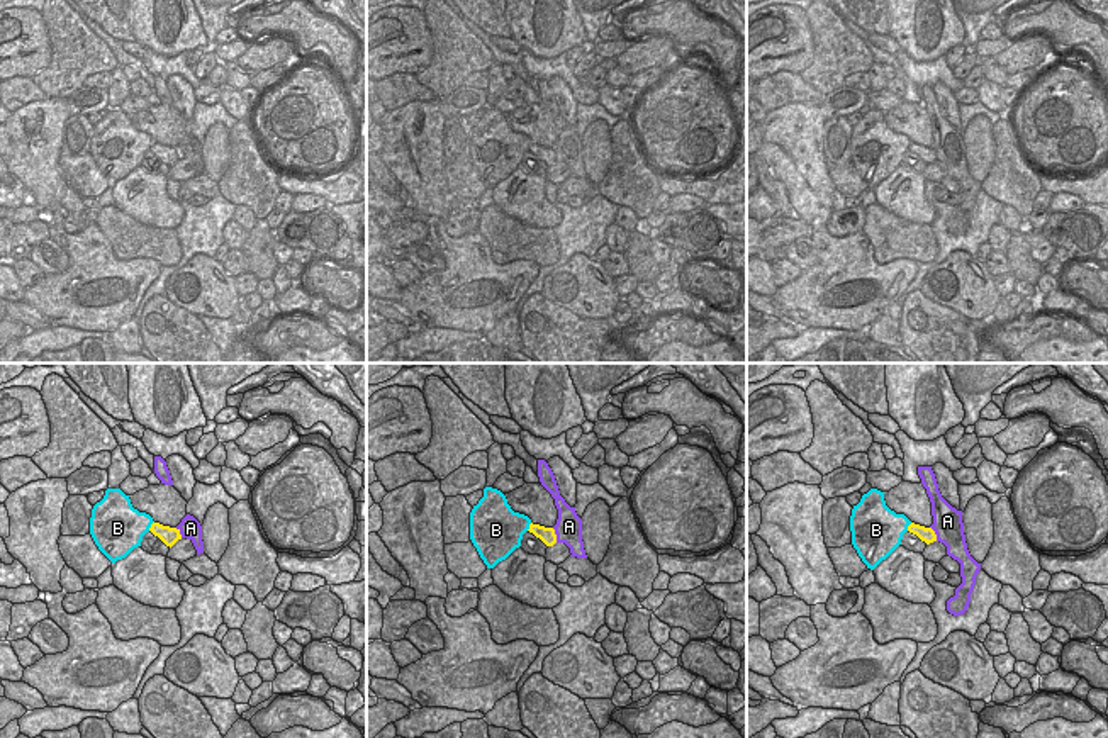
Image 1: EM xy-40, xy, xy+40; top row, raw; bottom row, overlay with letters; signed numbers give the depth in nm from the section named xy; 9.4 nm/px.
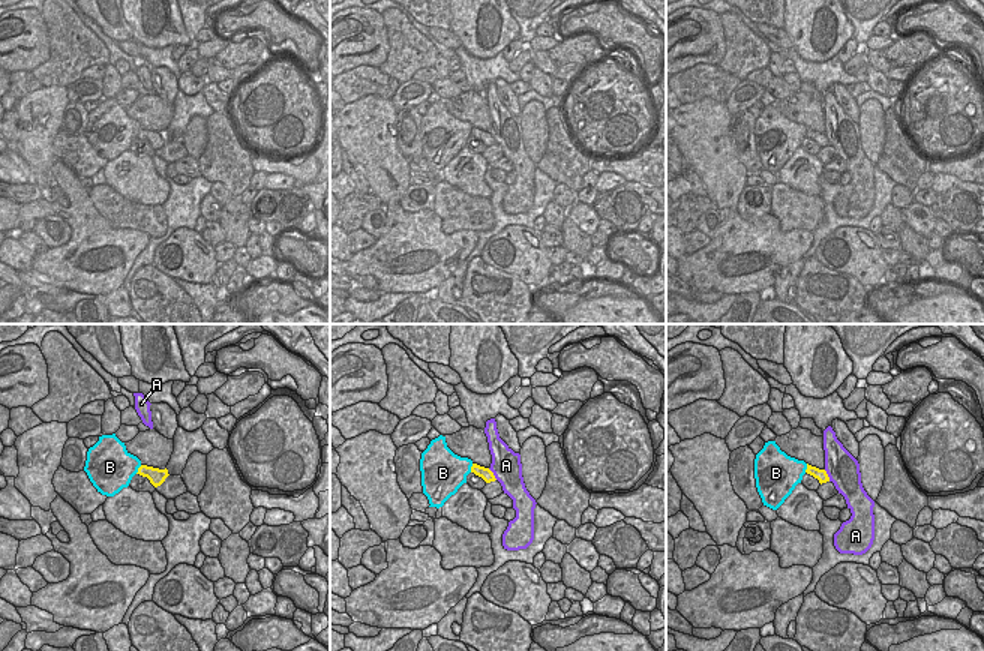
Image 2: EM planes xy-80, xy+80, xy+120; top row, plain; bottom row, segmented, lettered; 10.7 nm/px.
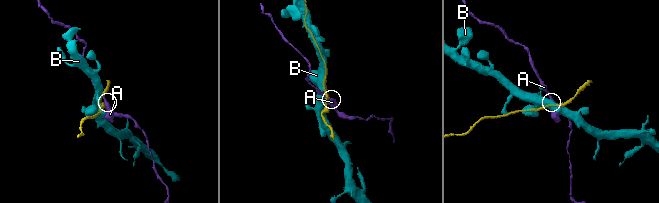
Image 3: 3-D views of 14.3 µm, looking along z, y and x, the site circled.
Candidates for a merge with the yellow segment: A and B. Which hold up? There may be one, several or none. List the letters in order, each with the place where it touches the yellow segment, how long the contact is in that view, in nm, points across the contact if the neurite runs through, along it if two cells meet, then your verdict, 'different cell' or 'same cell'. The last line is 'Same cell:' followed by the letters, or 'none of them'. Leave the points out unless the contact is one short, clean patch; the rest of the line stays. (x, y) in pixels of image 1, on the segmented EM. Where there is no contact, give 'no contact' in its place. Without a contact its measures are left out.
A: meets yellow in xy at (555, 535); contact 150 nm long; border along xy (552, 528), (557, 542); different cell
B: meets yellow in xy-40 at (151, 526); contact 110 nm long; different cell
Same cell: none of them

